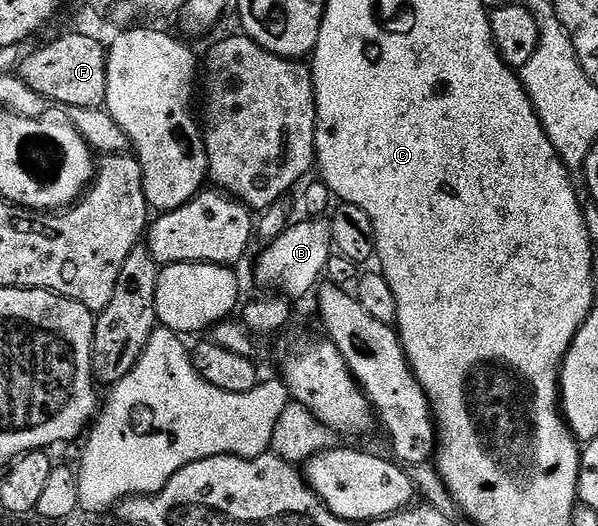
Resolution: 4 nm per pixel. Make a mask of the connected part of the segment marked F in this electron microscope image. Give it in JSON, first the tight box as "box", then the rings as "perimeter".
{"box":[18,33,108,108],"perimeter":[[[86,33],[80,35],[64,35],[37,51],[26,54],[19,60],[18,74],[34,93],[38,93],[41,99],[49,104],[60,103],[61,108],[66,107],[104,107],[106,104],[106,65],[108,64],[108,52],[105,44],[94,41]]]}

